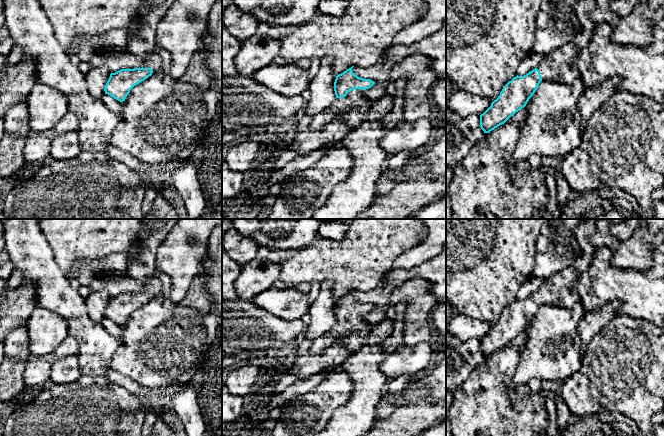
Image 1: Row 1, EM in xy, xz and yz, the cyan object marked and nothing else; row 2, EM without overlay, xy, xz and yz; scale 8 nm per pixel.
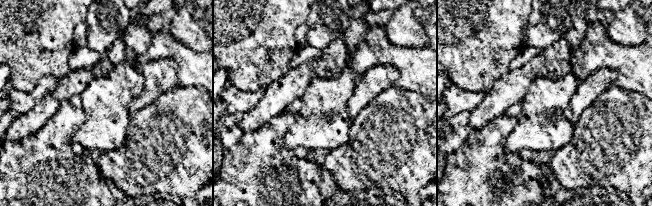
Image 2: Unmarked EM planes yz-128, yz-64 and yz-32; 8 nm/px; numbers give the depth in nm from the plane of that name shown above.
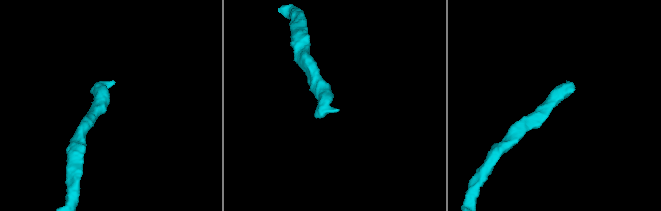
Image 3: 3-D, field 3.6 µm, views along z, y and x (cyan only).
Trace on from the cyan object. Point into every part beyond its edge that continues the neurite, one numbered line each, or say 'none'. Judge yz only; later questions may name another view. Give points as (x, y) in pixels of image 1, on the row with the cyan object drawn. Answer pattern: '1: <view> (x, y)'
1: yz (557, 66)

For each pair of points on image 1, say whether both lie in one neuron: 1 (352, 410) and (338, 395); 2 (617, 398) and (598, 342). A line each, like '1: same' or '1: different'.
1: different
2: same

